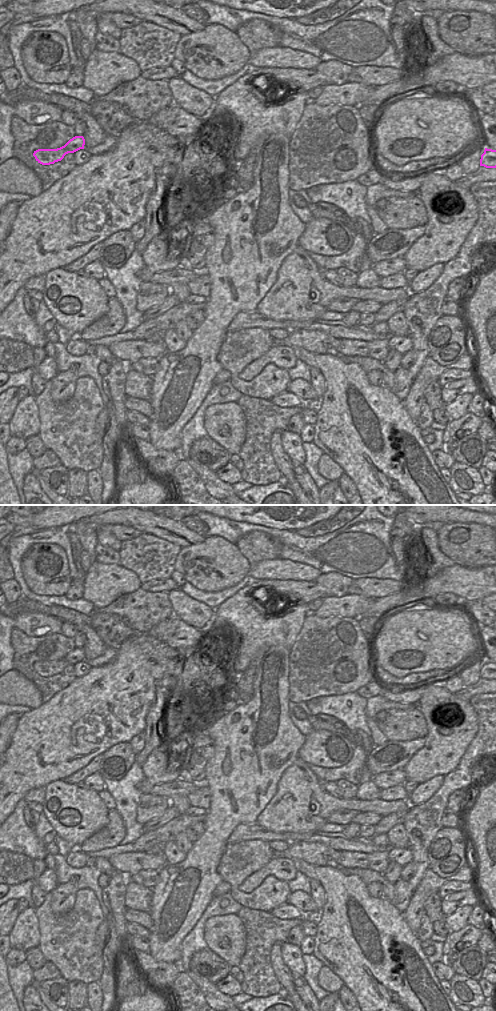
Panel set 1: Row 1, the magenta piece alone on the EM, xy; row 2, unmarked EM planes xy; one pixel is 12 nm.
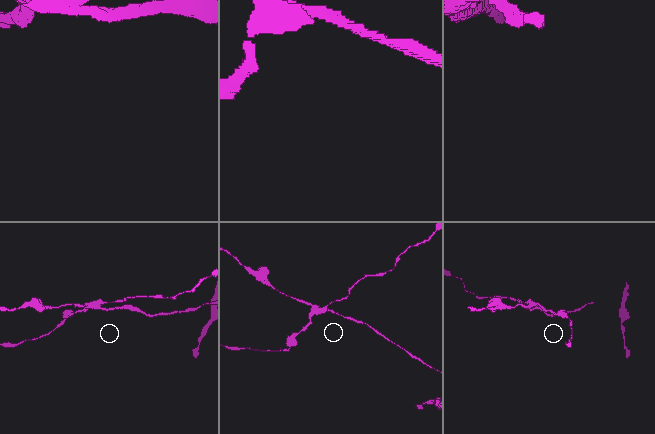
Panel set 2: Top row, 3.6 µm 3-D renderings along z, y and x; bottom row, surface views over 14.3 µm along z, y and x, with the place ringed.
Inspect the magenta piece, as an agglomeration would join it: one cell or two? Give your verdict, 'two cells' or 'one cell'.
two cells

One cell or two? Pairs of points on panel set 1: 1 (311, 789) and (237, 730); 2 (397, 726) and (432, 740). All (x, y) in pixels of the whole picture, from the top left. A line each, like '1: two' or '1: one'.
1: two
2: two

